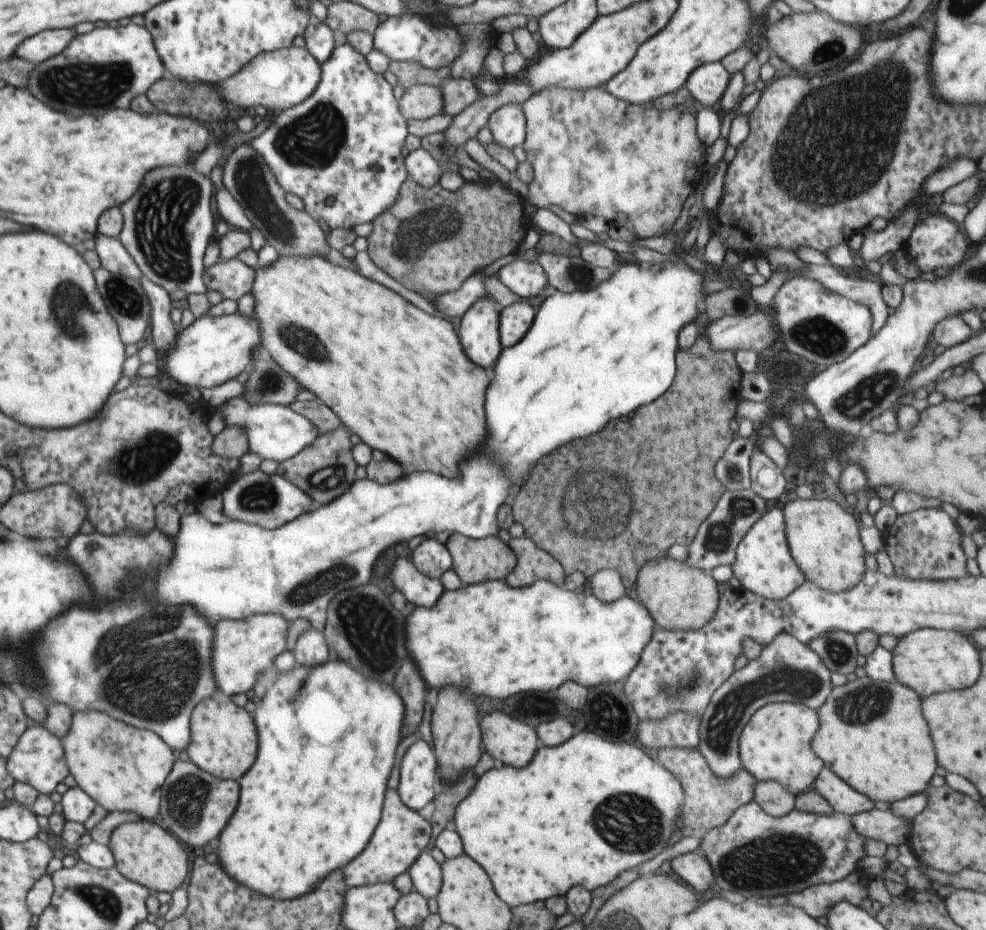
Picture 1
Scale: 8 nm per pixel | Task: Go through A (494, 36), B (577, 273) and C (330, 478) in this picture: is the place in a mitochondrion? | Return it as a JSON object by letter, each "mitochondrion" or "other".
{"A":"other","B":"mitochondrion","C":"mitochondrion"}

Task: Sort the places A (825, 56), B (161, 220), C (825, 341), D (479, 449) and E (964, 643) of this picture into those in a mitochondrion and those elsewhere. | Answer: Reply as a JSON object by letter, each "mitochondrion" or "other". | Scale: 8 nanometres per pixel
{"A":"mitochondrion","B":"mitochondrion","C":"mitochondrion","D":"other","E":"other"}

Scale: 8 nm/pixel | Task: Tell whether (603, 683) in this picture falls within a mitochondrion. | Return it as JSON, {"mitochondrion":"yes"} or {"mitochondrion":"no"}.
{"mitochondrion":"no"}

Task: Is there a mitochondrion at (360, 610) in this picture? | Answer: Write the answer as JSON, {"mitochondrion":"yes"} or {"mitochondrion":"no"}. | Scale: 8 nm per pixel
{"mitochondrion":"yes"}

